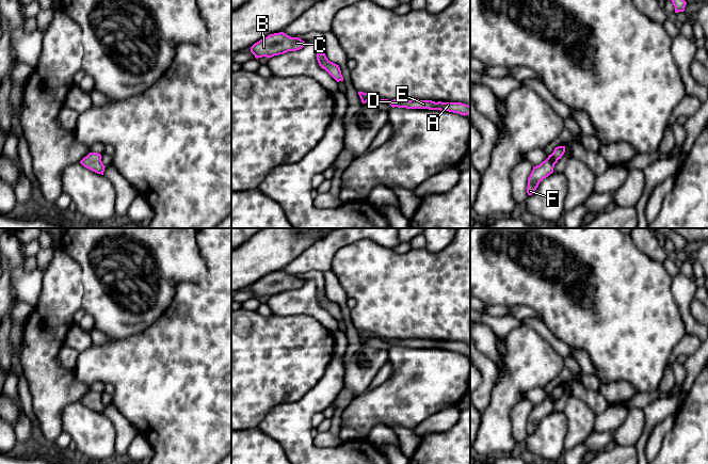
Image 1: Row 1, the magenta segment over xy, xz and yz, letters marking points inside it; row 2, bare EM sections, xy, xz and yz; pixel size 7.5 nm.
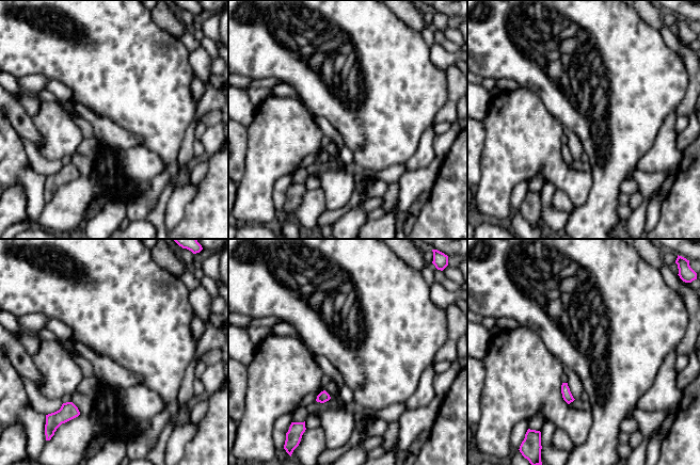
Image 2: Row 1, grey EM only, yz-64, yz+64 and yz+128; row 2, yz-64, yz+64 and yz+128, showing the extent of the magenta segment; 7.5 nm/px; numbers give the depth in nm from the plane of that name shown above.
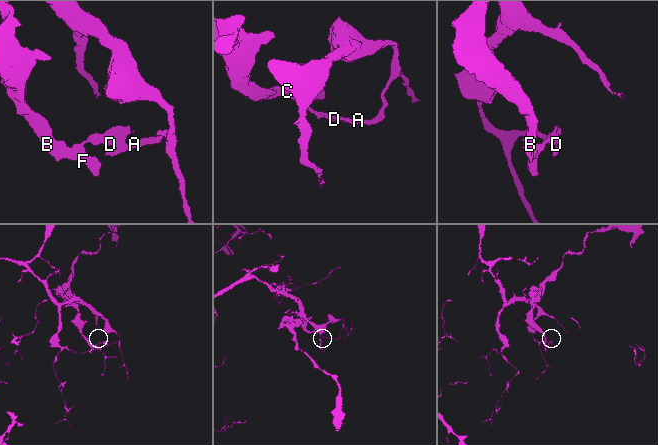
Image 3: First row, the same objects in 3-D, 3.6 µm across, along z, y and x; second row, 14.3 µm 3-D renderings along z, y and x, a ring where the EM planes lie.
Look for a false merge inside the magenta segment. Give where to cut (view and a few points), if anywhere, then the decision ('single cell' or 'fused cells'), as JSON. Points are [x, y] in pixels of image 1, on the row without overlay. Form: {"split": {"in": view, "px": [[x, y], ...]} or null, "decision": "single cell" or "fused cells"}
{"split": {"in": "yz", "px": [[548, 396], [558, 398]]}, "decision": "fused cells"}

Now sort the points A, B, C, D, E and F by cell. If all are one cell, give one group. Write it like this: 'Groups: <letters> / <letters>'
Groups: A D E / B C F

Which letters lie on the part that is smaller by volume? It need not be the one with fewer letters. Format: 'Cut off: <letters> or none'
Cut off: B, C, F

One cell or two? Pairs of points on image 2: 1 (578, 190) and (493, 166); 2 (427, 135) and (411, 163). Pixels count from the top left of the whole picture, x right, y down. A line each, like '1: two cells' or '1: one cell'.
1: one cell
2: one cell

